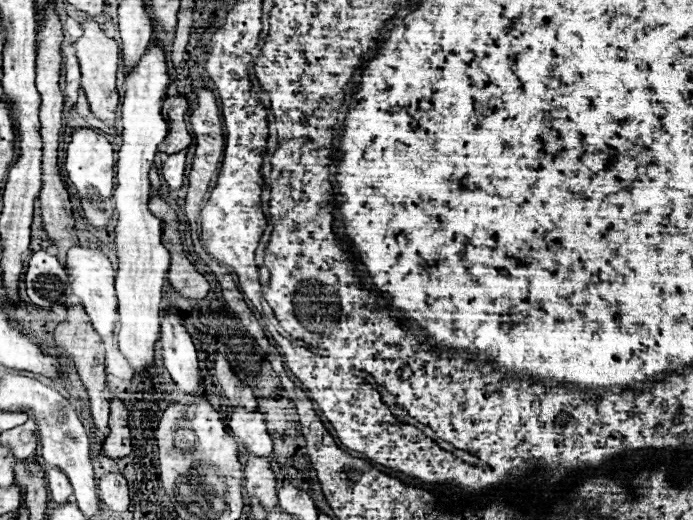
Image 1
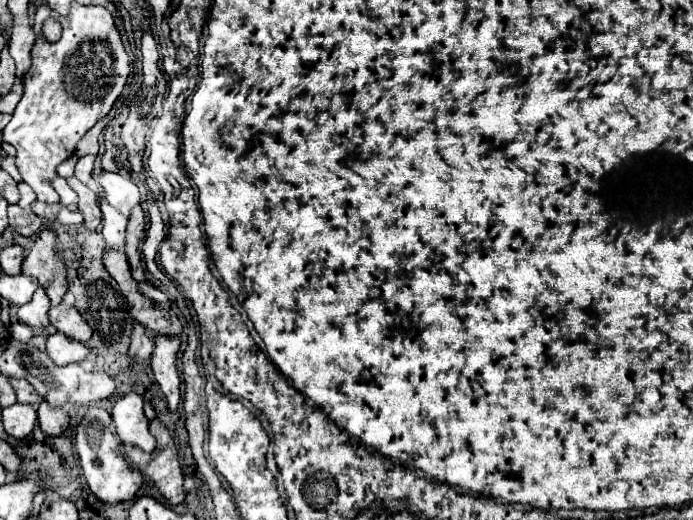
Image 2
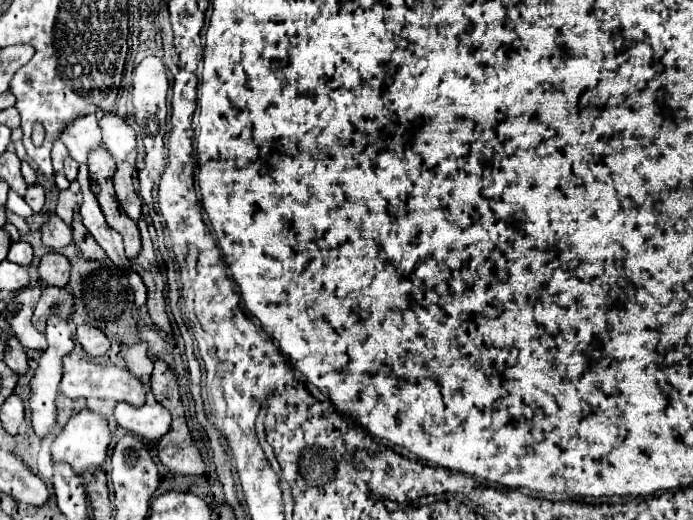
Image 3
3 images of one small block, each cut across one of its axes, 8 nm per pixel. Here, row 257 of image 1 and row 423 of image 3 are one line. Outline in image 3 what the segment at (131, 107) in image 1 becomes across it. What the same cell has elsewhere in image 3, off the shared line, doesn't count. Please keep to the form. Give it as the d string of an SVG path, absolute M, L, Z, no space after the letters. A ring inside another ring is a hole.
M120 402L114 408L114 418L118 426L144 440L158 440L170 430L168 410L164 410L160 404L144 404L142 408L132 408Z

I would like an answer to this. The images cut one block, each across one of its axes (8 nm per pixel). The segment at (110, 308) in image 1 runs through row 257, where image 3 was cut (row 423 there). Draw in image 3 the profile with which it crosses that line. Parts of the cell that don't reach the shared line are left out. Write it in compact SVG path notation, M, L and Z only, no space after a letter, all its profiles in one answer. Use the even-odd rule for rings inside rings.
M82 410L80 414L68 420L68 424L62 428L58 438L52 442L52 460L68 462L78 476L84 476L86 472L98 468L106 460L110 440L112 440L112 432L108 430L106 420L90 410Z

